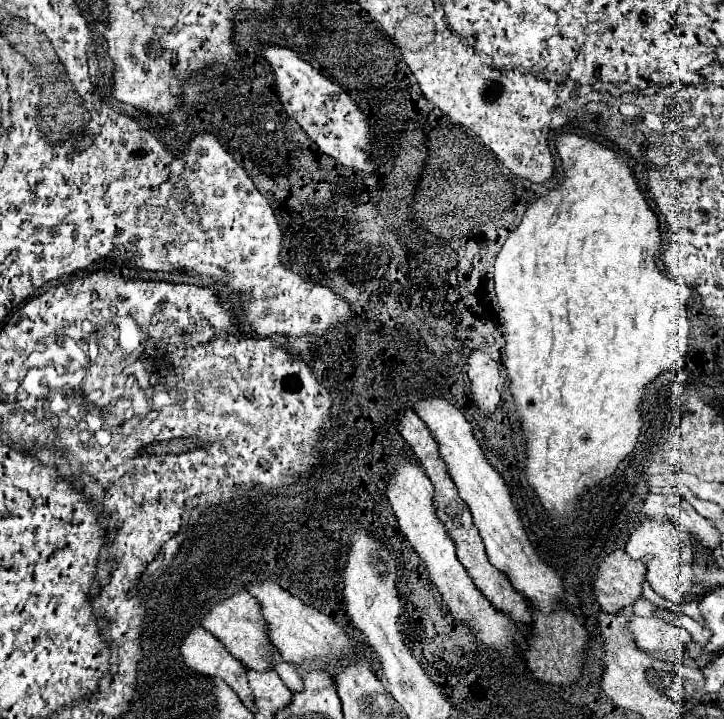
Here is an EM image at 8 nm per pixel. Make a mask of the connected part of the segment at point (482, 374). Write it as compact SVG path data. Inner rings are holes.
M473 351L467 359L467 377L471 381L471 401L475 407L481 409L483 415L493 415L499 405L499 365L487 357L483 351Z

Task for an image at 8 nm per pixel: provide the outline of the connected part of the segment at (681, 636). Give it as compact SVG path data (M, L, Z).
M633 617L629 629L635 637L635 643L645 653L653 653L675 663L691 663L687 655L687 645L693 641L687 629L663 621L659 617Z

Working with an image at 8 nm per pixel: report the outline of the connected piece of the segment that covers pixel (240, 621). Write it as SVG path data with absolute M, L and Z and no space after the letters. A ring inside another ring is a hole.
M241 591L241 593L231 595L227 601L219 601L219 605L211 605L211 609L203 615L201 623L207 631L211 631L229 649L229 653L239 657L239 661L243 661L243 665L247 665L255 671L275 669L277 675L281 677L281 681L287 685L287 689L291 689L293 693L303 691L301 673L297 671L295 665L285 663L283 657L279 655L277 647L271 643L271 639L267 635L267 621L263 619L263 613L259 609L261 609L259 601L255 597L251 597L247 591Z

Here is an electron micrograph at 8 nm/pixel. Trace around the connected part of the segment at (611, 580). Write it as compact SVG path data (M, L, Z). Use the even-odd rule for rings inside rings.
M615 551L603 559L597 579L595 595L605 613L619 613L623 607L633 605L643 595L647 567L643 561L633 561L625 551Z

